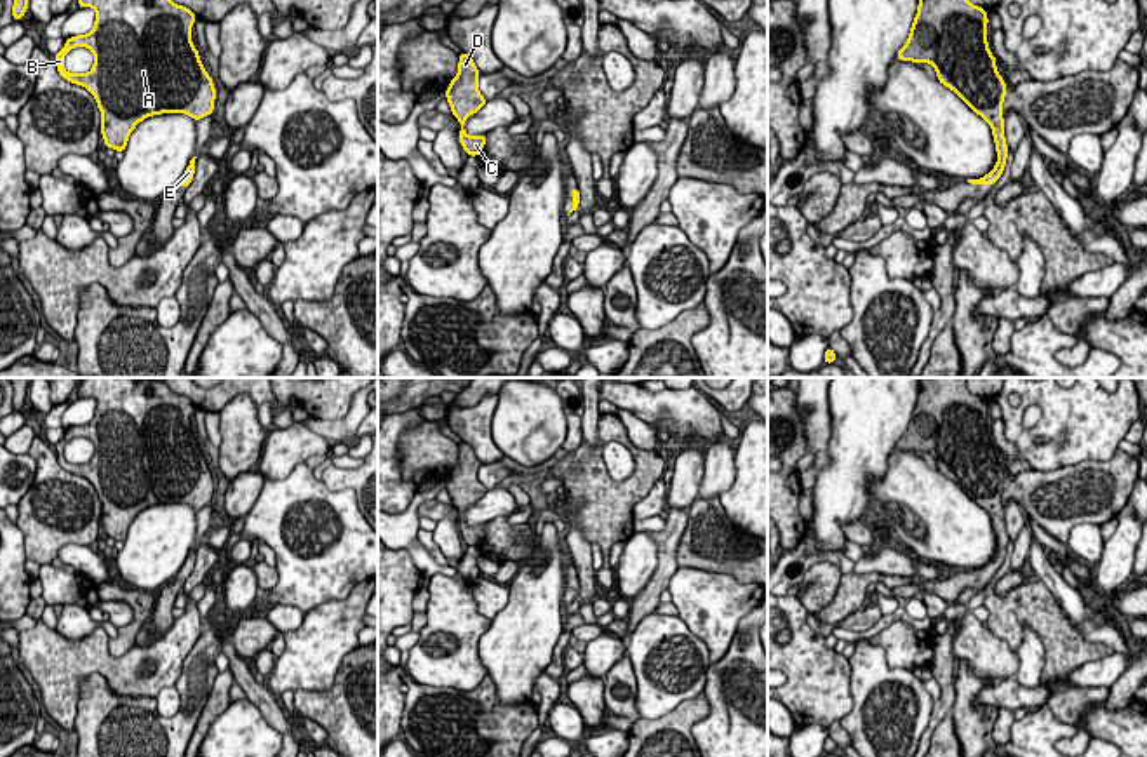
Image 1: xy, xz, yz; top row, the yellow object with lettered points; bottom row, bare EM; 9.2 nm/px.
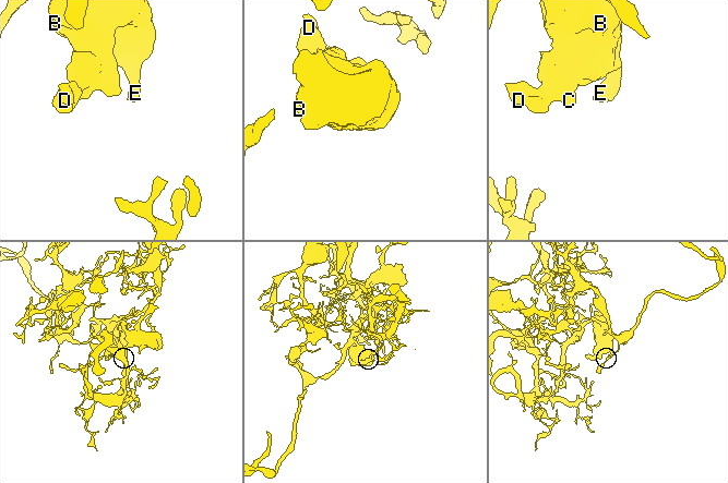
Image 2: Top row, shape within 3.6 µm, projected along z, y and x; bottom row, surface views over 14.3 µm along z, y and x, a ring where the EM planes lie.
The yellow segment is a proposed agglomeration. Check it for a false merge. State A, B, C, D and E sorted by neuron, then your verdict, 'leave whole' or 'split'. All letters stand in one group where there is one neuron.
groups A B C D E; leave whole

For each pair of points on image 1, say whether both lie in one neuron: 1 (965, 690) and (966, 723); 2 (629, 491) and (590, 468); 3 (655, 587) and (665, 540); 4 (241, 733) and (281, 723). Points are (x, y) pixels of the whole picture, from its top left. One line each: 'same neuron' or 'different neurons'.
1: same neuron
2: same neuron
3: same neuron
4: different neurons

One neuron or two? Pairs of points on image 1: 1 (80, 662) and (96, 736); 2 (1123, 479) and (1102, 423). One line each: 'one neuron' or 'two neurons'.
1: two neurons
2: two neurons

